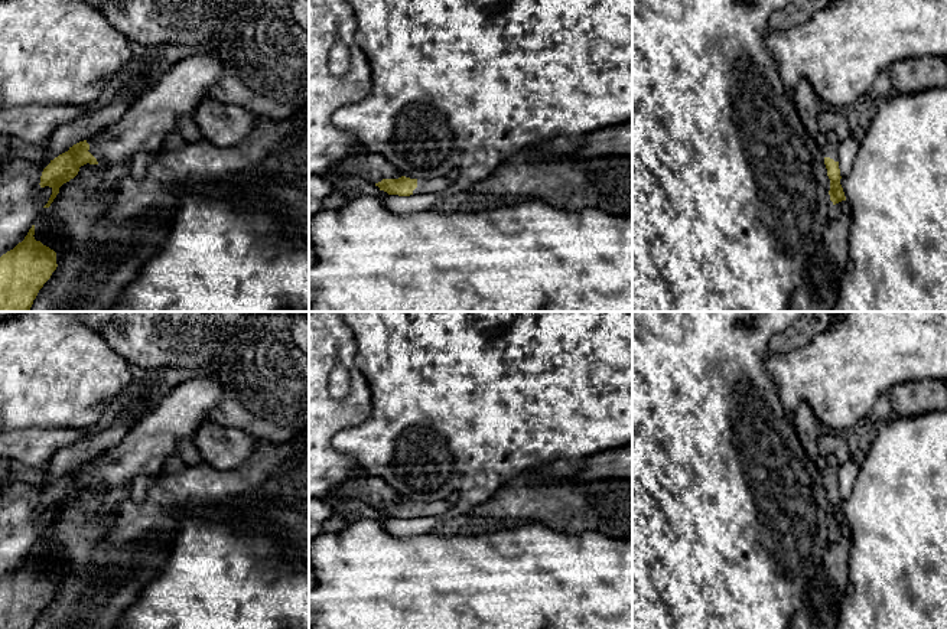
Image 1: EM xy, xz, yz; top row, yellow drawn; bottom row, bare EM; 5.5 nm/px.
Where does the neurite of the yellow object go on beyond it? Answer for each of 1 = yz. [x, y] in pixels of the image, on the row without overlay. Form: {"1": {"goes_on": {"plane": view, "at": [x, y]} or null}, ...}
{"1": {"goes_on": {"plane": "yz", "at": [832, 463]}}}

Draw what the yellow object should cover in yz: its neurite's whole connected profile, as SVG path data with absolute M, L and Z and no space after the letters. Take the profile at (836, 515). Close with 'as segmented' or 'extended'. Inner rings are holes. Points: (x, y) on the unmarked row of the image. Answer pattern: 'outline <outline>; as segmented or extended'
outline M829 456L826 459L826 469L821 472L823 479L824 479L824 488L827 492L827 499L830 502L830 524L833 528L846 524L843 511L840 508L840 492L839 492L839 467L840 462L834 456Z; extended

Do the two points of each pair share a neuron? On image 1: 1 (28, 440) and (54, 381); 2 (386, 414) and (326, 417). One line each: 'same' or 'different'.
1: different
2: different

